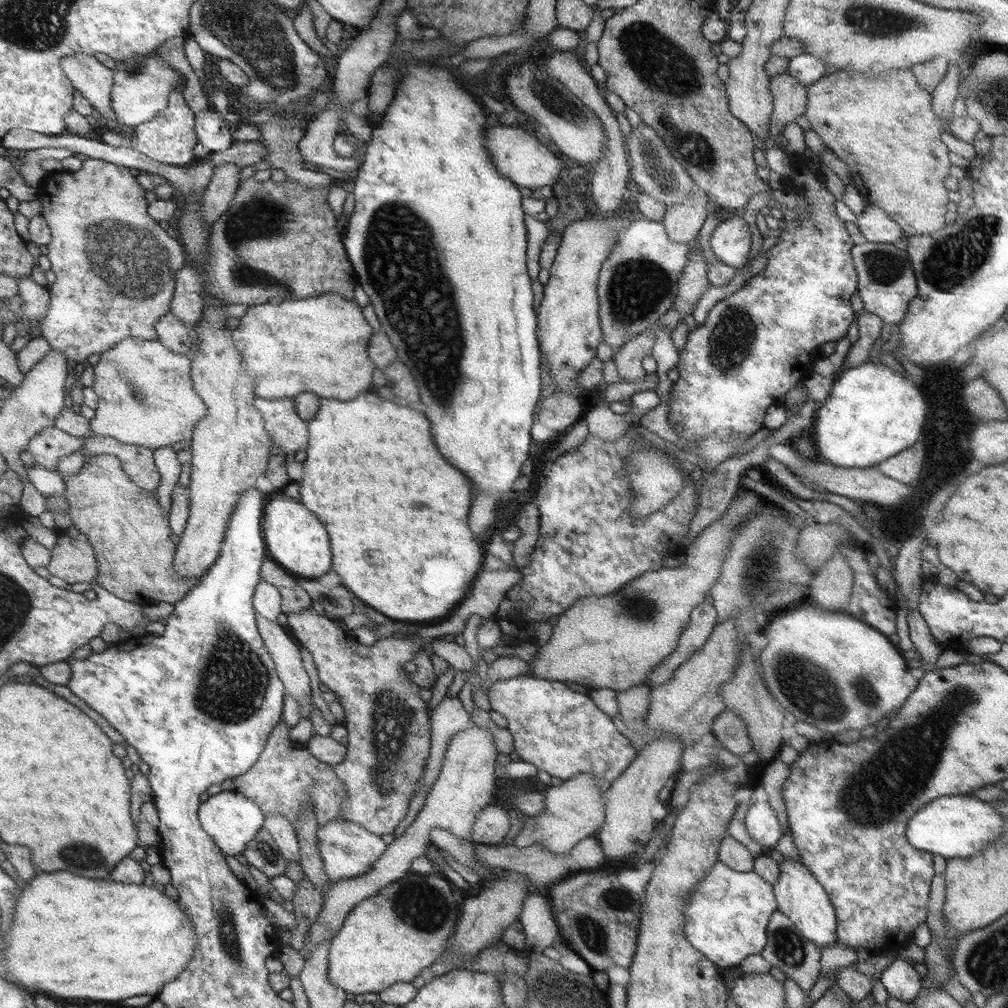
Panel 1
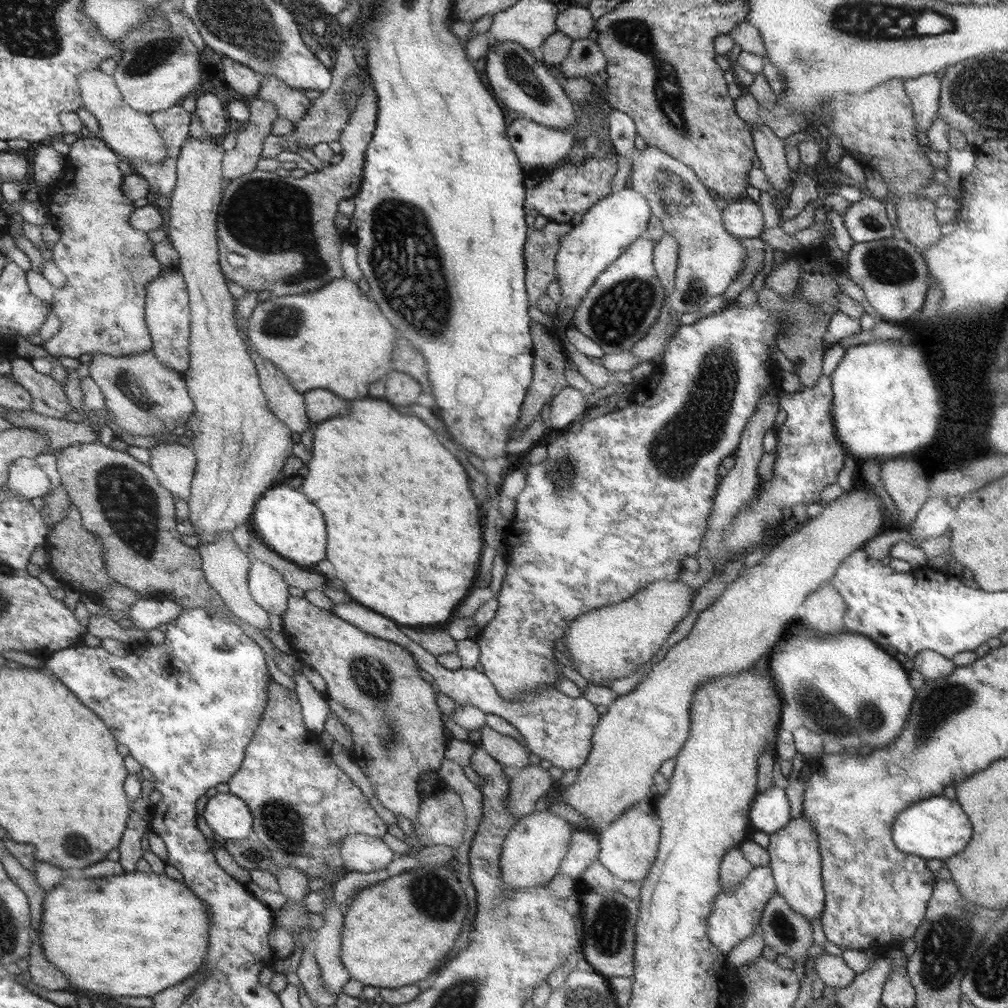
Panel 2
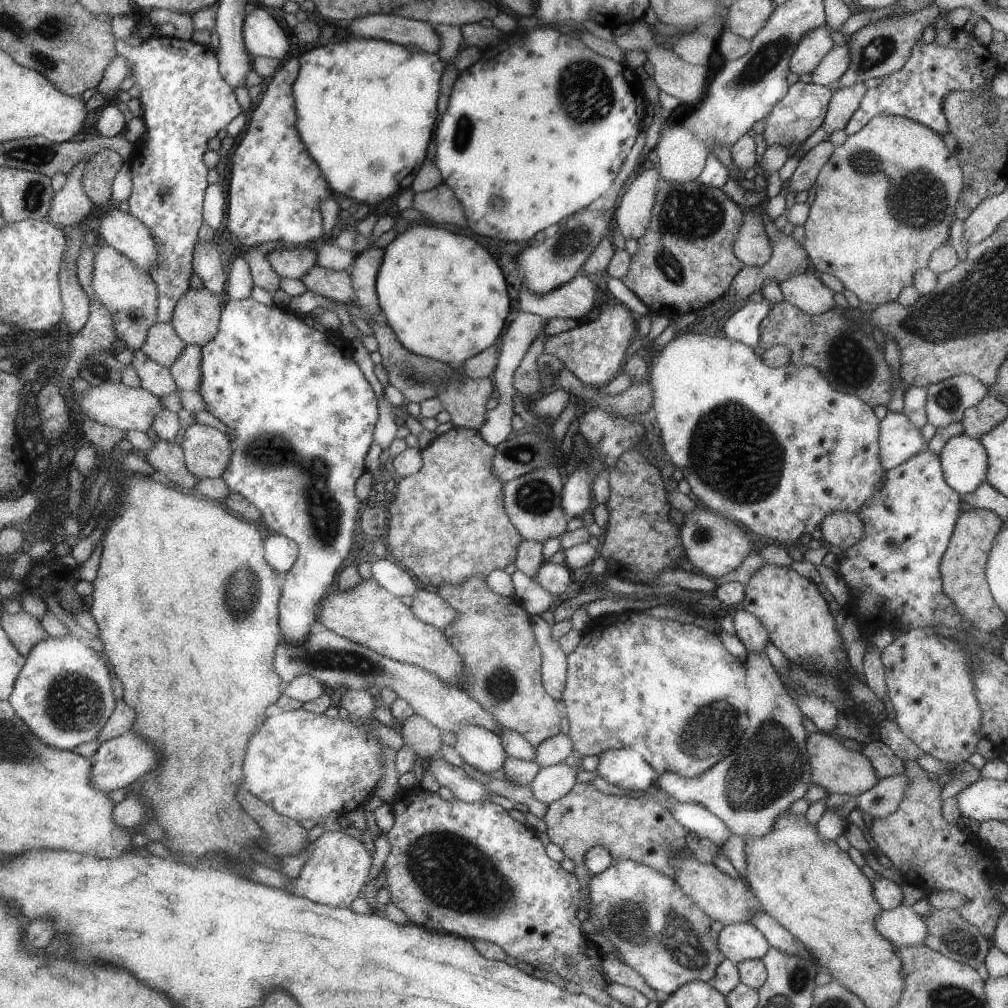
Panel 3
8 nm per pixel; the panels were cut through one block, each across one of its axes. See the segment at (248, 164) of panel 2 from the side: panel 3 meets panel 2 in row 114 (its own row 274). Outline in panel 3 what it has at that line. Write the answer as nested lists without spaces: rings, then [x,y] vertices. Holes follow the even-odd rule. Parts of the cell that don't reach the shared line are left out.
[[[267,241],[267,244],[255,245],[254,249],[241,254],[241,258],[247,263],[252,284],[269,292],[271,290],[275,292],[280,286],[280,278],[267,262],[265,255],[269,252],[267,248],[273,248],[273,246],[275,246],[275,242]]]

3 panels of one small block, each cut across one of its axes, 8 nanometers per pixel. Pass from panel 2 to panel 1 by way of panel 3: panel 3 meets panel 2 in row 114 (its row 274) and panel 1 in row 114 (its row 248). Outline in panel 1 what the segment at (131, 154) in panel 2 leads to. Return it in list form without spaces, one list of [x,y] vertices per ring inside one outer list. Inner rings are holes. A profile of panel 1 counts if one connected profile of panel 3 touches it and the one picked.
[[[78,52],[62,58],[62,70],[69,82],[81,92],[107,120],[118,124],[112,107],[113,69],[107,68],[96,56]]]

